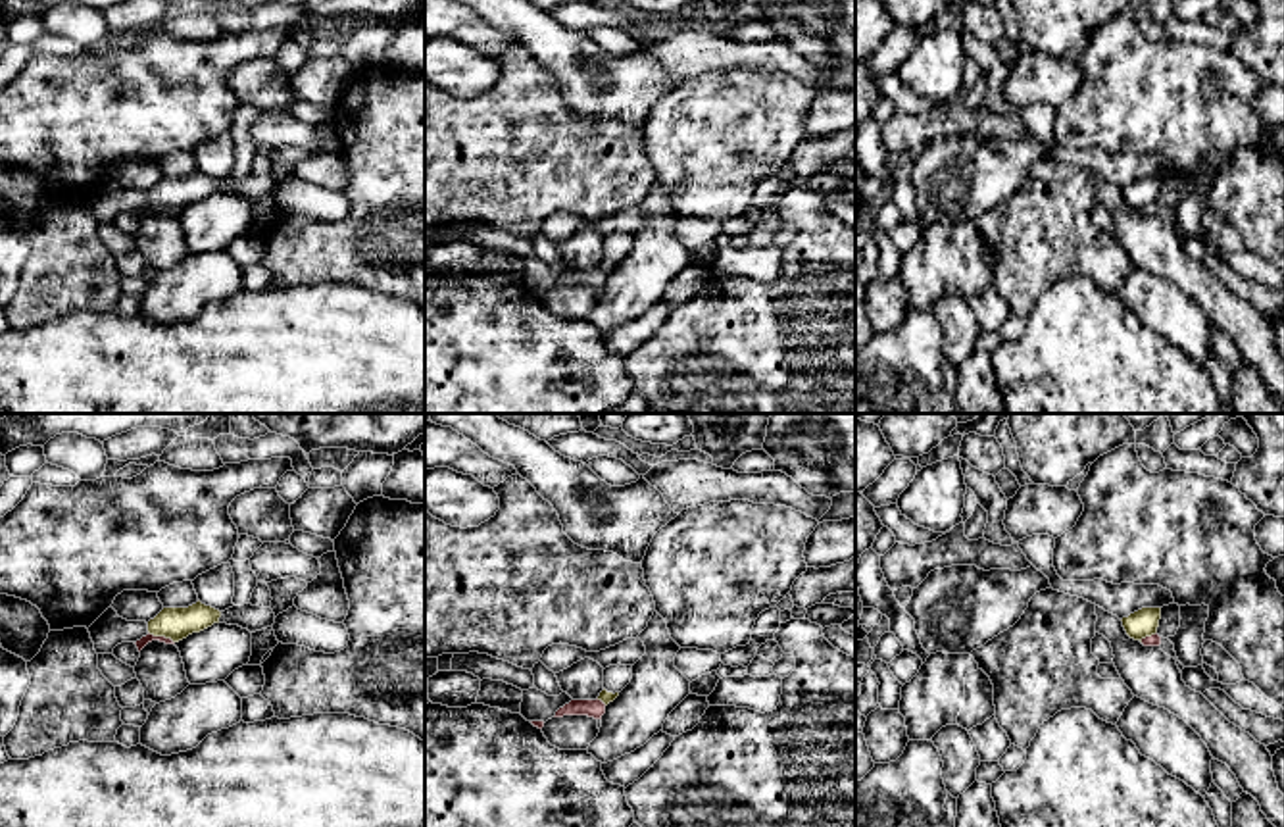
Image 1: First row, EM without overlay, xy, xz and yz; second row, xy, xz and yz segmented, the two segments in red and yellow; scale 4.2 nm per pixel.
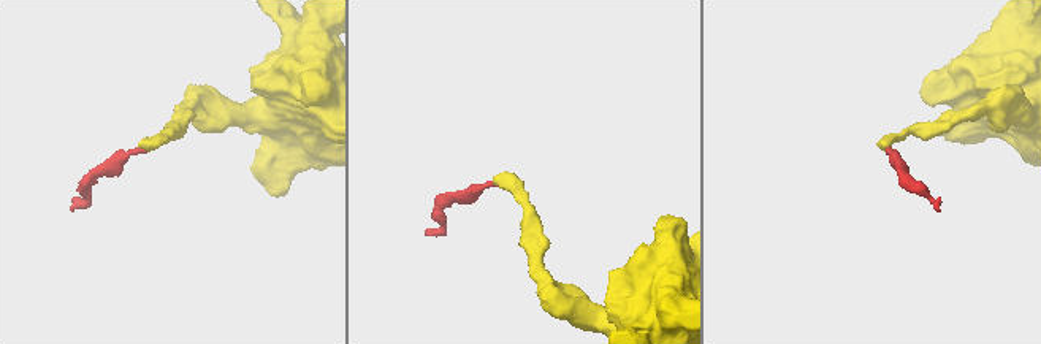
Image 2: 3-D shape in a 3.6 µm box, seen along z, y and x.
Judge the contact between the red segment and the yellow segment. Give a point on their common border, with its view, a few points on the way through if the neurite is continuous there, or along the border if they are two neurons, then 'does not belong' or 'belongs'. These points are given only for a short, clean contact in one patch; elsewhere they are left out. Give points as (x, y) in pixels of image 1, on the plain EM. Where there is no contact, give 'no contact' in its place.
meets red in xy at (162, 206); runs through xy (148, 206), (162, 206), (175, 193); belongs

